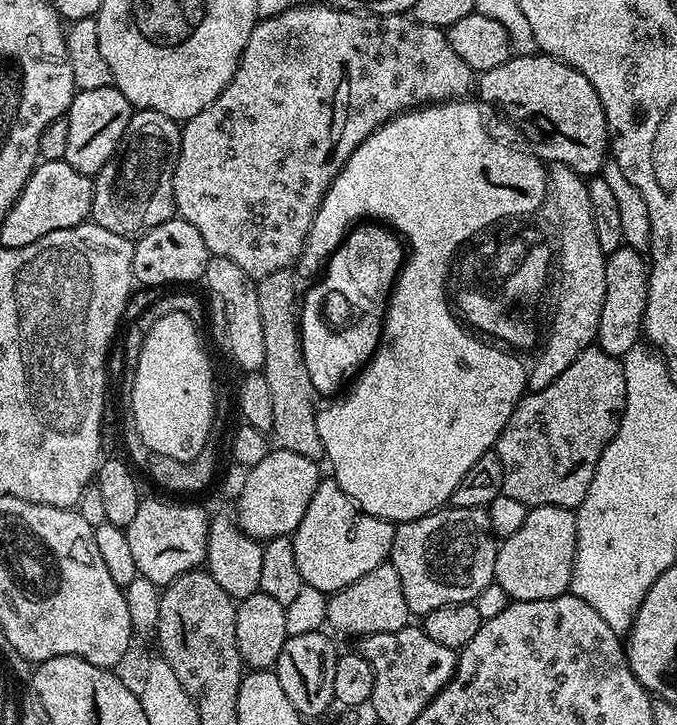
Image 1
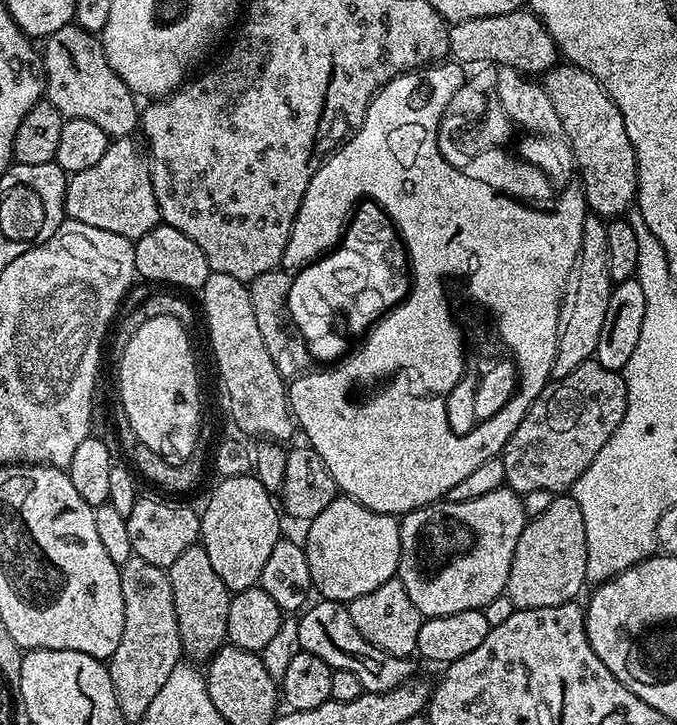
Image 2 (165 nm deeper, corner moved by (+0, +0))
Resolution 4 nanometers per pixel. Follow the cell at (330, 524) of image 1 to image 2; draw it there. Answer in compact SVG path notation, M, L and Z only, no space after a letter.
M337 498L313 520L307 521L308 537L302 540L306 562L310 566L312 587L323 599L347 602L378 590L382 582L393 579L400 566L400 520L384 512L375 512L351 498Z

